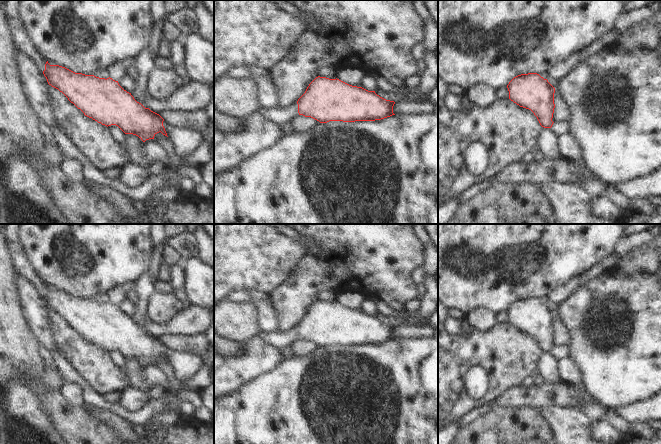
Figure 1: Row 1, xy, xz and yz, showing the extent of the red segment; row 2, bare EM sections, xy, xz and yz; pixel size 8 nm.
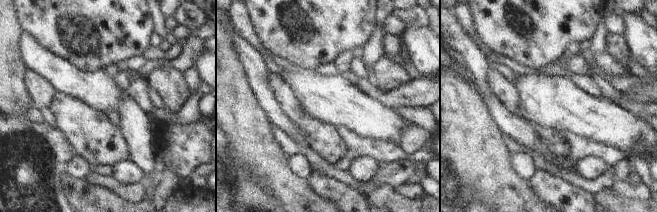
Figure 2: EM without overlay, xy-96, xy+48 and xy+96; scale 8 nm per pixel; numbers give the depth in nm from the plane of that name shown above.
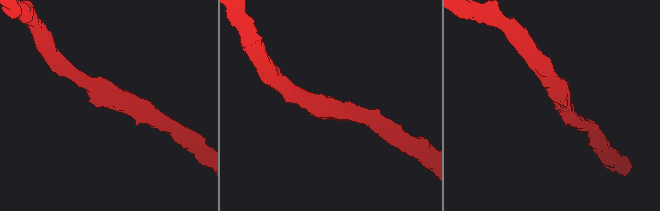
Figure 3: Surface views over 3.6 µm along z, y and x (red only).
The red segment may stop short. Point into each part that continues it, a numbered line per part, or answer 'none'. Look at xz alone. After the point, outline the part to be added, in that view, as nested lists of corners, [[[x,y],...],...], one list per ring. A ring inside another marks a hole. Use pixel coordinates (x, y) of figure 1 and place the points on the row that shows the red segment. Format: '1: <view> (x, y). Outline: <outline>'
1: xz (280, 116). Outline: [[[293,103],[285,108],[277,107],[275,109],[260,108],[257,113],[260,113],[266,120],[275,122],[278,126],[290,122],[295,117],[299,116],[298,104]]]

